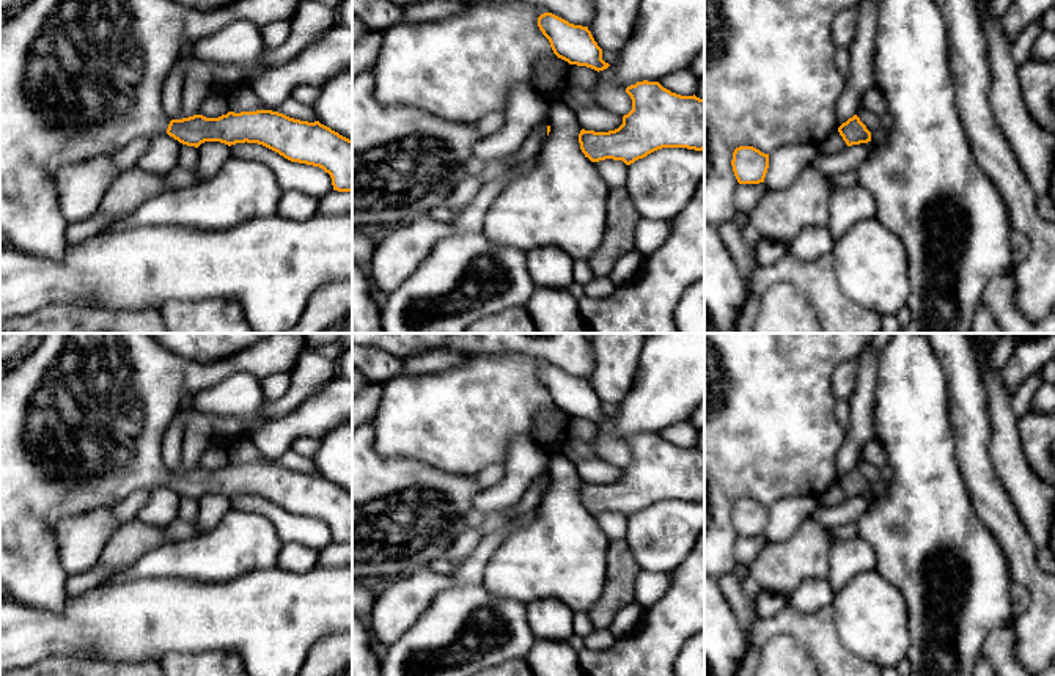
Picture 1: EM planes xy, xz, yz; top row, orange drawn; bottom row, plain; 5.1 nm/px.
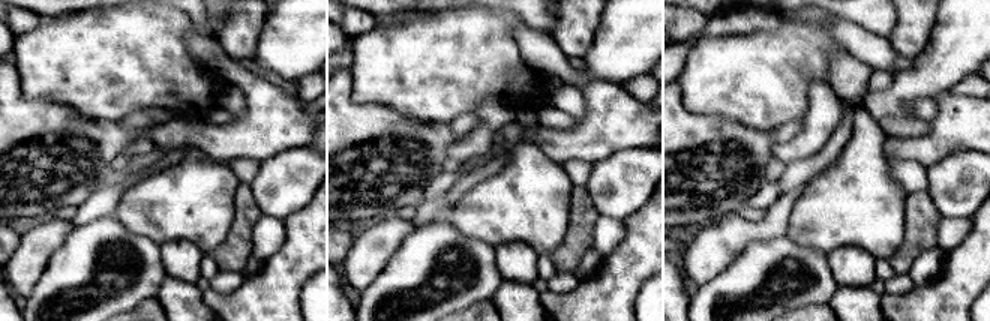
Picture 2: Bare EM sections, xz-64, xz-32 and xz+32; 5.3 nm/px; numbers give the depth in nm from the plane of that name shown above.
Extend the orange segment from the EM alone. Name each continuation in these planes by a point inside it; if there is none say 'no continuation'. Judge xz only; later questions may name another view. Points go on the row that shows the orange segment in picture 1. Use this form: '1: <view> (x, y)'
no continuation

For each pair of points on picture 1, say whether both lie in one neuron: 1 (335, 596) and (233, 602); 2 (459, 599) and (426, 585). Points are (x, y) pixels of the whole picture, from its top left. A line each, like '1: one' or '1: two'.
1: one
2: two

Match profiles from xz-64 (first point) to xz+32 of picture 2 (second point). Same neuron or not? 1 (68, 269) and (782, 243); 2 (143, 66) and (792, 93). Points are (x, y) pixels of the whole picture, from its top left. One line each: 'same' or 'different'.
1: same
2: same

